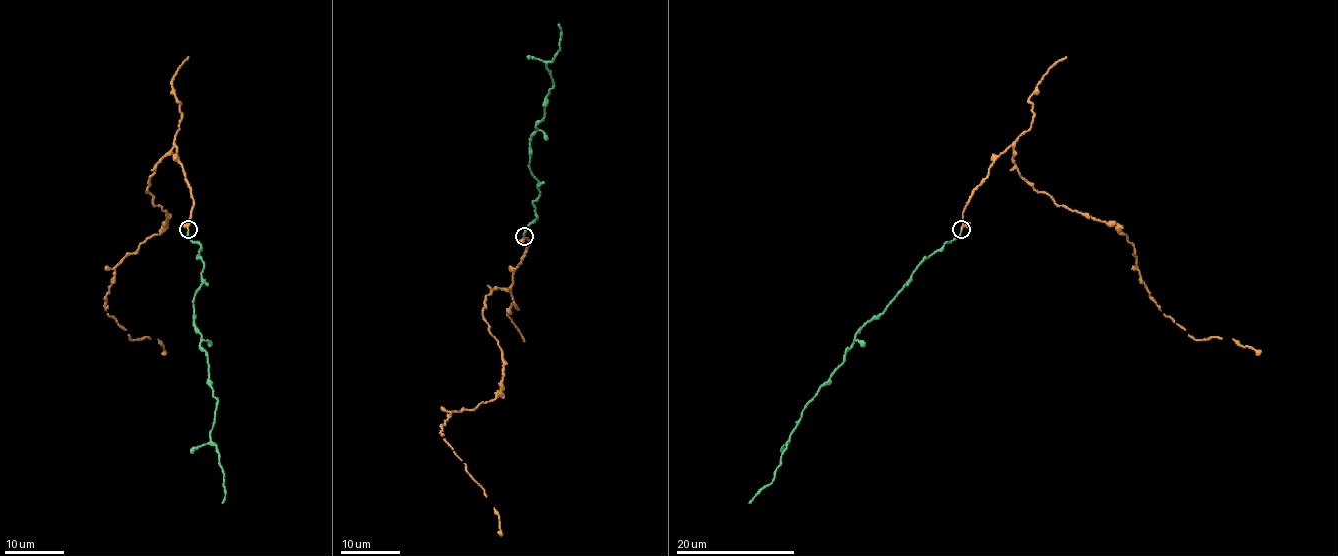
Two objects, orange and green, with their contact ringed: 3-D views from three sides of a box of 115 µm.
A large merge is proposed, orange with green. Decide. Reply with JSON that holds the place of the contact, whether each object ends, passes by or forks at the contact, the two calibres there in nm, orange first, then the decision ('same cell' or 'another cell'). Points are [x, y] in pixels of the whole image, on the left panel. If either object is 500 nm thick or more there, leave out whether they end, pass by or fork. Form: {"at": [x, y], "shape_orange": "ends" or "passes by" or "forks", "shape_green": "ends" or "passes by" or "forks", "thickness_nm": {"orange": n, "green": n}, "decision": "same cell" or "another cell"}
{"at": [188, 229], "shape_orange": "passes by", "shape_green": "ends", "thickness_nm": {"orange": 180, "green": 180}, "decision": "same cell"}

